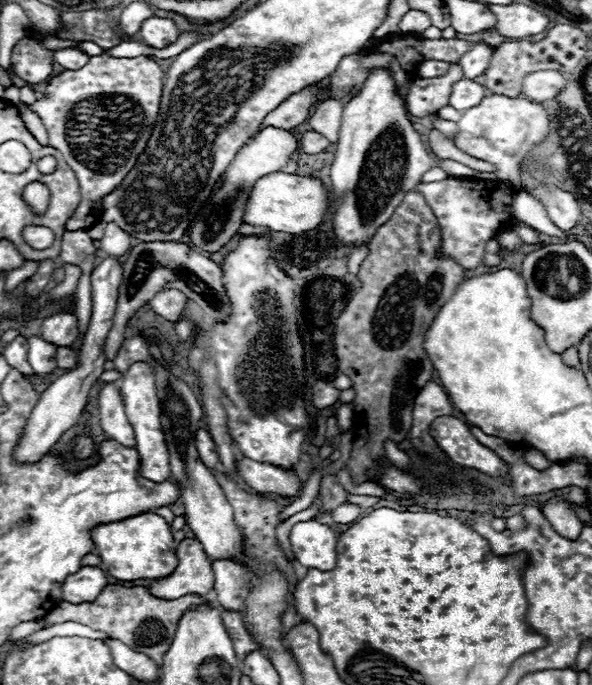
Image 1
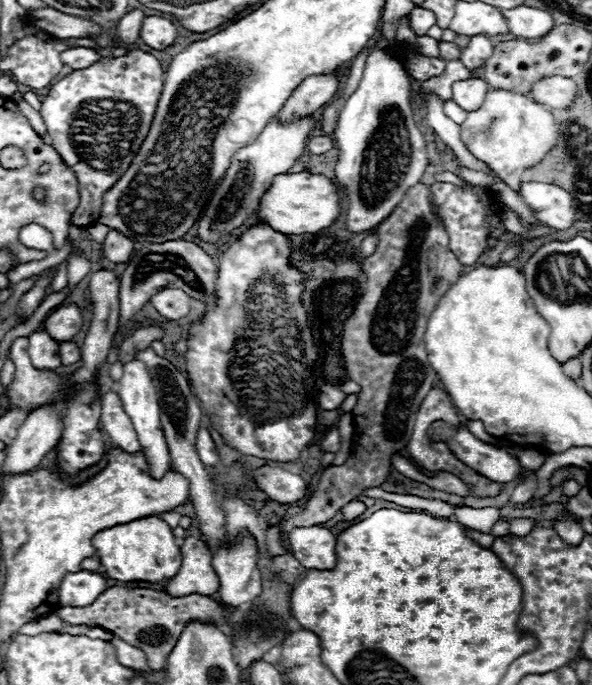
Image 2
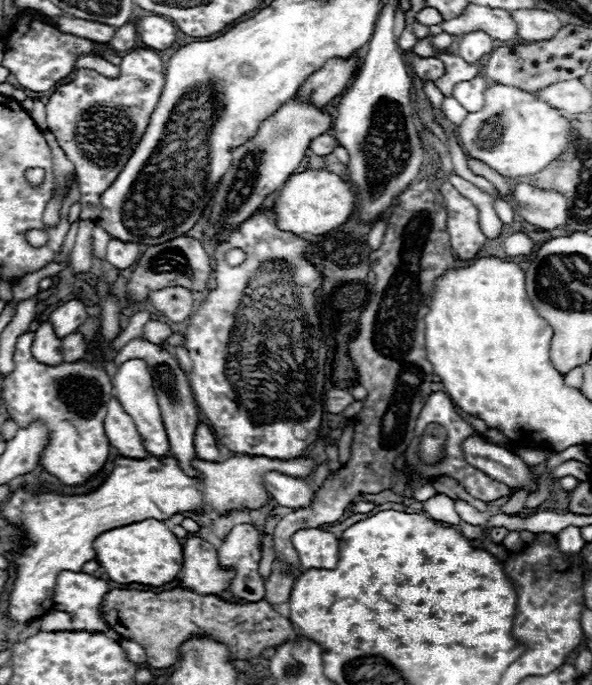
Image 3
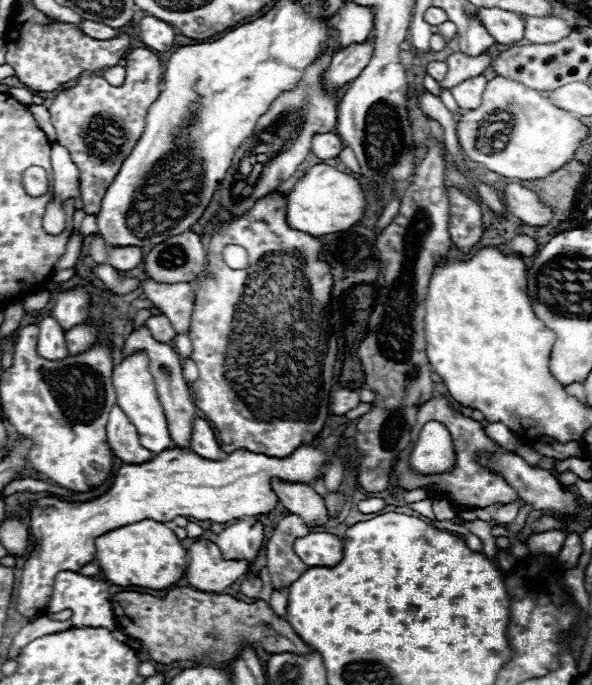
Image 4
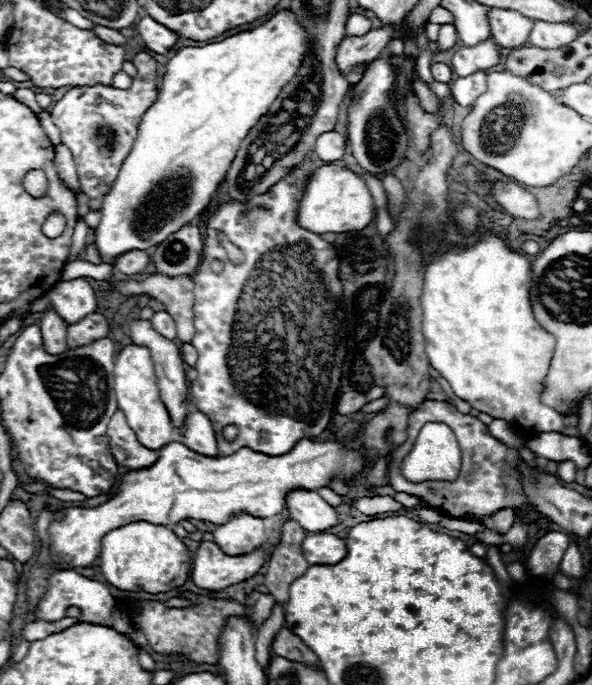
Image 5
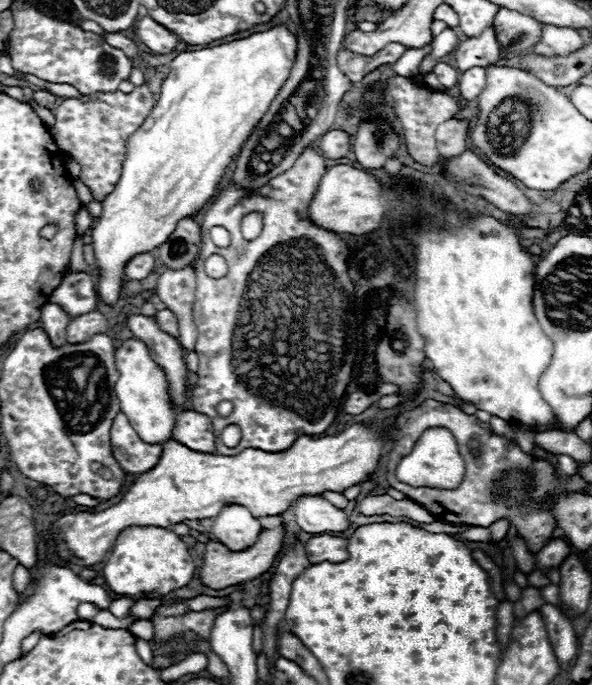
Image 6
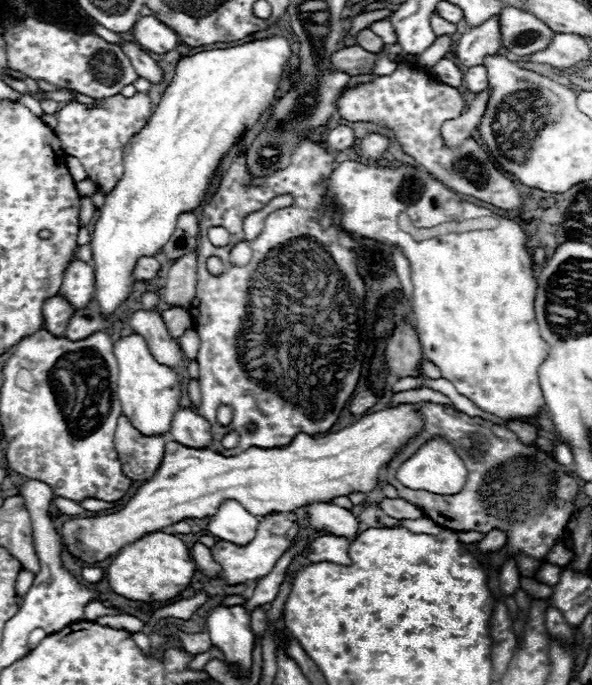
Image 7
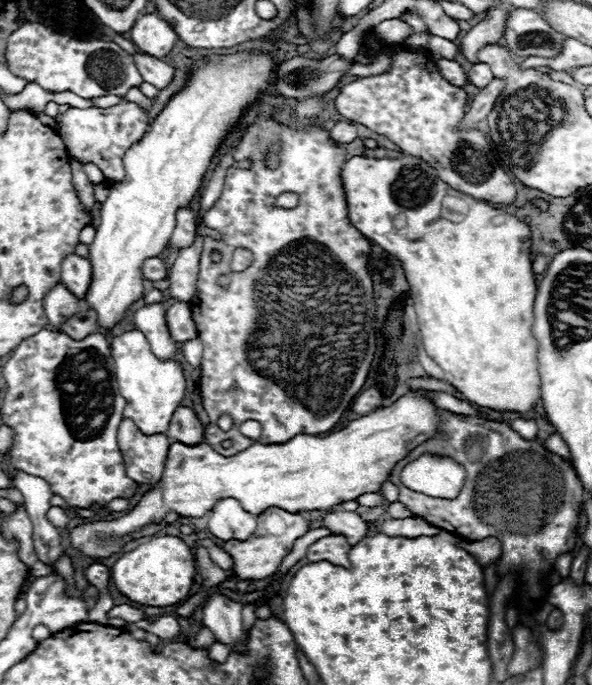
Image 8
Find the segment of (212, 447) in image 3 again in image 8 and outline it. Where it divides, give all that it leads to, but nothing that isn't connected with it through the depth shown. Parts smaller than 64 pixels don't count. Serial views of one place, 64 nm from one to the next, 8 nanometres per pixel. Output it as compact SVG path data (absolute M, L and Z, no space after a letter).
M178 406L174 412L170 426L166 430L168 438L174 438L182 444L200 444L204 440L204 426L200 424L196 412L188 406Z

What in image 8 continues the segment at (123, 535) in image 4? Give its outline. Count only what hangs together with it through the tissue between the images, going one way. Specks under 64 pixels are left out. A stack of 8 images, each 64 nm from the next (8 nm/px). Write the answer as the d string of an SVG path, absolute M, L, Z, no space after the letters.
M176 536L152 538L132 552L126 552L114 566L112 578L116 588L132 602L146 606L174 606L184 600L192 588L196 574L196 560L184 540Z

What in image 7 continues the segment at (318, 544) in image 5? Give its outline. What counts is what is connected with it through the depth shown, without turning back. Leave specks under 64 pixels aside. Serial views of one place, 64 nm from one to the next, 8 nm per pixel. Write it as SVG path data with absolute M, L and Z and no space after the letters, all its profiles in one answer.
M324 534L316 540L310 542L308 550L306 550L306 558L310 562L320 562L320 560L328 560L332 564L350 564L350 556L348 556L348 546L350 540L344 536L332 536L332 534Z

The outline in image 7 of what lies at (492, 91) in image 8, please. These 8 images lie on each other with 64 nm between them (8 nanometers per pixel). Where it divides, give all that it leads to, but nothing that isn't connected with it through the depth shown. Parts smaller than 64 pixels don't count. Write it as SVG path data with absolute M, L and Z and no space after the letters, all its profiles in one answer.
M486 88L484 92L478 92L476 98L468 104L466 112L454 120L448 120L442 128L442 136L446 140L448 146L456 146L462 144L468 136L472 136L476 132L476 128L480 126L480 120L486 112L488 106L488 98L490 98L490 90Z

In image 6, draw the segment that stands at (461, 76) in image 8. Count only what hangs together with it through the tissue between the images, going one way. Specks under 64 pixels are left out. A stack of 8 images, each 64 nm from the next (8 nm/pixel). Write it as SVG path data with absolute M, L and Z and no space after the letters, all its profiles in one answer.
M438 62L432 72L438 76L438 80L444 88L454 88L458 84L458 70L446 62Z

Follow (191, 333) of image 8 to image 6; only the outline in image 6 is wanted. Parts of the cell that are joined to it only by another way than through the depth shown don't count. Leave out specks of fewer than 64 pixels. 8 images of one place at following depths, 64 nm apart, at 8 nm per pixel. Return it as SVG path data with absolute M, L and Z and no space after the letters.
M160 310L156 312L156 320L160 320L160 328L164 328L164 332L168 332L170 336L178 338L178 318L174 312L170 310Z

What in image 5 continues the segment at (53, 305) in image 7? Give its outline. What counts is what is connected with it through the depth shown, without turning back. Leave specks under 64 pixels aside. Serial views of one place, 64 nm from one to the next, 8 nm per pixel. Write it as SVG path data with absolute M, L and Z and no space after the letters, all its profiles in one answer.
M48 308L44 312L44 316L40 318L40 330L42 330L42 340L44 340L46 352L62 354L68 350L66 328L68 328L68 324L58 316L58 312L54 308Z

